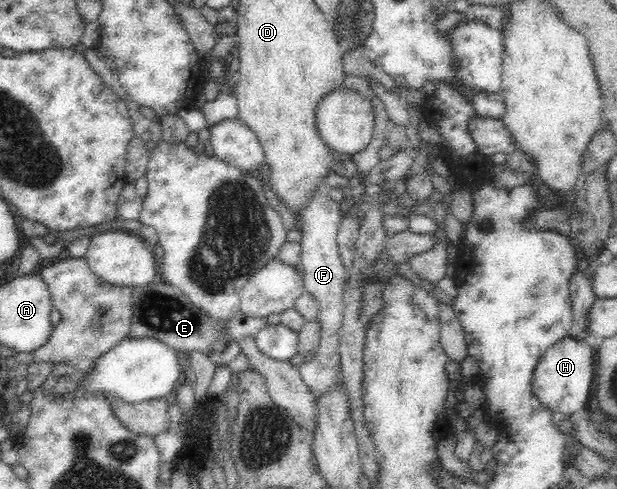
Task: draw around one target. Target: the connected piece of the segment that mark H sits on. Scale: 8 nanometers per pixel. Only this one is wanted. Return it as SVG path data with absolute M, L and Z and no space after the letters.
M569 334L553 344L540 357L536 365L531 387L539 401L552 413L572 416L577 410L588 410L595 380L595 354L590 345Z

